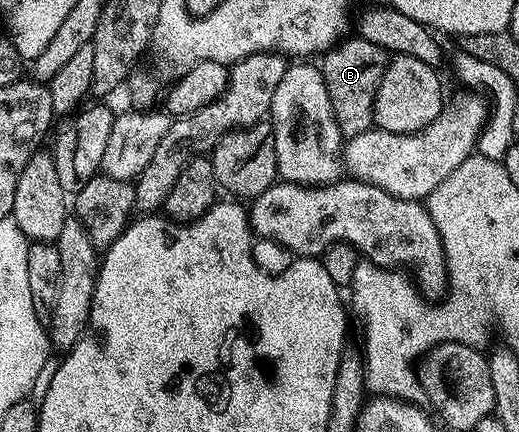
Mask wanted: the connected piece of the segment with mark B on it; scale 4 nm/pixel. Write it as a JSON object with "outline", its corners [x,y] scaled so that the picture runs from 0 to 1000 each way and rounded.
{"outline":[[[688,86],[661,88],[618,130],[617,162],[624,197],[632,206],[644,266],[651,275],[651,296],[667,322],[721,294],[721,236],[751,139],[753,130],[740,113],[732,113],[732,104],[717,104],[717,95]]]}

